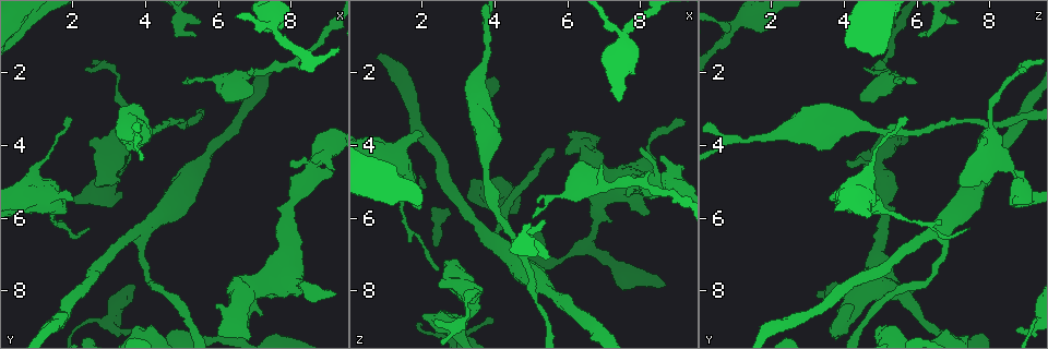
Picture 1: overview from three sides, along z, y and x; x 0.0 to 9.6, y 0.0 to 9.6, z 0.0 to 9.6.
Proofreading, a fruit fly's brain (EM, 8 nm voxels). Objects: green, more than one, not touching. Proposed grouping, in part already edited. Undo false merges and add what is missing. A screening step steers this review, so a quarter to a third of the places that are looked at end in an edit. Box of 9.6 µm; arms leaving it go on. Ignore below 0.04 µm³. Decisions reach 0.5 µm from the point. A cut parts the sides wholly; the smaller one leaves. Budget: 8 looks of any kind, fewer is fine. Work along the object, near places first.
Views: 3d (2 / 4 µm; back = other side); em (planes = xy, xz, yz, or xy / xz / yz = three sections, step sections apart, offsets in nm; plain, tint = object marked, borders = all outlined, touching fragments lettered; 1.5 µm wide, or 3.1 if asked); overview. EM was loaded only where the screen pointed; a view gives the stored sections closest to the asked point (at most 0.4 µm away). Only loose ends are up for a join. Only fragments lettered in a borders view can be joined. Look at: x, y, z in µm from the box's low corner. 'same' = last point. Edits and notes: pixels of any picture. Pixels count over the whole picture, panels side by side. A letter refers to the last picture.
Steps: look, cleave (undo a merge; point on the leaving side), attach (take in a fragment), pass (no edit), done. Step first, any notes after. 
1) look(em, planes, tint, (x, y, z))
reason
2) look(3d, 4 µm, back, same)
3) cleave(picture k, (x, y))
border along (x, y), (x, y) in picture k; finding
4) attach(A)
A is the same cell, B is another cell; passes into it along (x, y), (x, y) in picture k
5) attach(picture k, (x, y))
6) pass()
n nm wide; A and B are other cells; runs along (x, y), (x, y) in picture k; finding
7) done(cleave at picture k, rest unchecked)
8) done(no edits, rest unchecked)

look(em, planes, tint, (2.00, 5.50, 3.65))

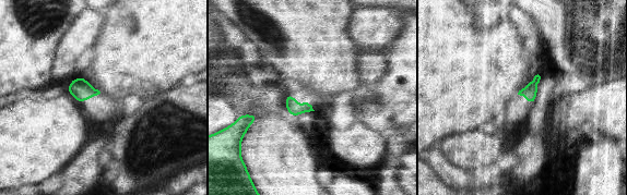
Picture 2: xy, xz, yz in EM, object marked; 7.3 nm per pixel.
look(em, planes, borders, same)
what lies round it

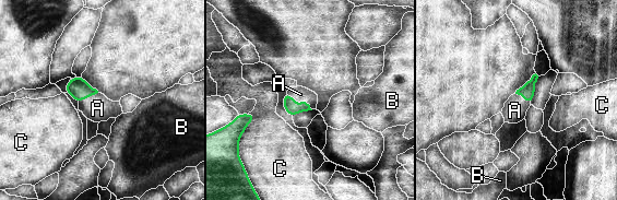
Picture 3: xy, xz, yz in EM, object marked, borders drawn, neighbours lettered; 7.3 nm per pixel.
attach(A)
A is the same cell, B and C are other cells; passes into it along (292, 108), (298, 103), (300, 94) in picture 3; the cell continues

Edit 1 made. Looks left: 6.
look(3d, 2 µm, back, (2.30, 1.85, 8.90))
tapers out

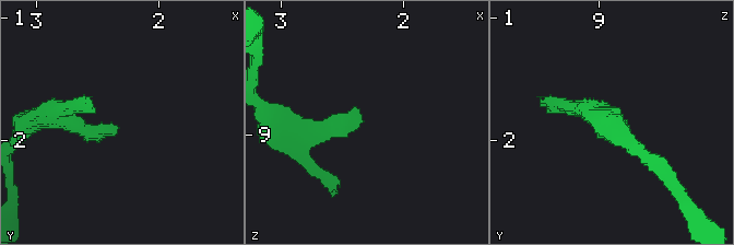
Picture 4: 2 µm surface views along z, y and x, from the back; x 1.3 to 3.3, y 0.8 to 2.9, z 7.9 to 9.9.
look(em, planes, plain, (2.34, 1.90, 8.86))

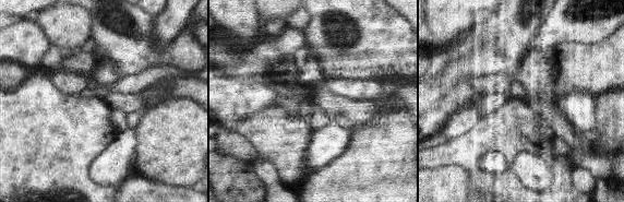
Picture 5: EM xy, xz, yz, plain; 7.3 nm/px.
look(em, planes, borders, same)

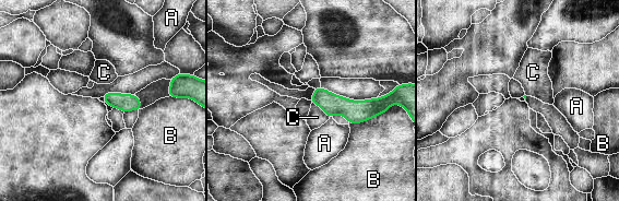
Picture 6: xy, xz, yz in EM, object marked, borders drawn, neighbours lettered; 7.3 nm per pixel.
pass()
A, B and C are other cells; border along (311, 103), (316, 104), (329, 118) in picture 6; no lettered fragment goes on from it

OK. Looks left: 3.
look(3d, 2 µm, (2.00, 5.50, 8.70))
free end

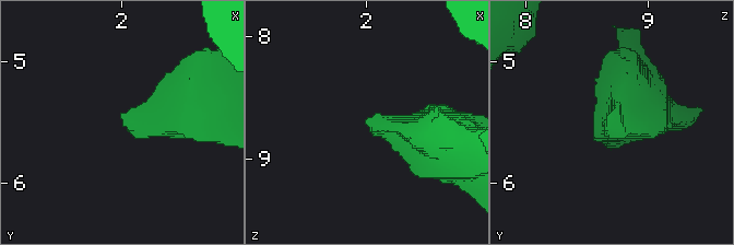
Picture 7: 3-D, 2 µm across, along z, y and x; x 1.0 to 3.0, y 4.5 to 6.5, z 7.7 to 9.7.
look(em, yz, step 8, tint, (1.98, 5.44, 8.64))

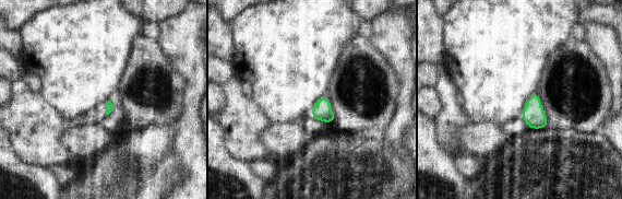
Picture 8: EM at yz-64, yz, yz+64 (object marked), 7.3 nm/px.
look(em, planes, borders, same)
another direction

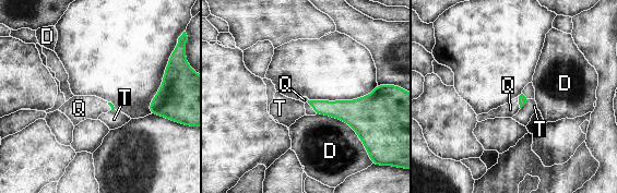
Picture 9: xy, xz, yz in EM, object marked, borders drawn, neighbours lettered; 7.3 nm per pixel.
attach(Q)
Q is the same cell, D and T are other cells; passes into it along (522, 99), (519, 103), (510, 109) in picture 9; the cell continues

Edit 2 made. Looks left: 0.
done(attach at picture 3, attach at picture 9, rest unchecked)

